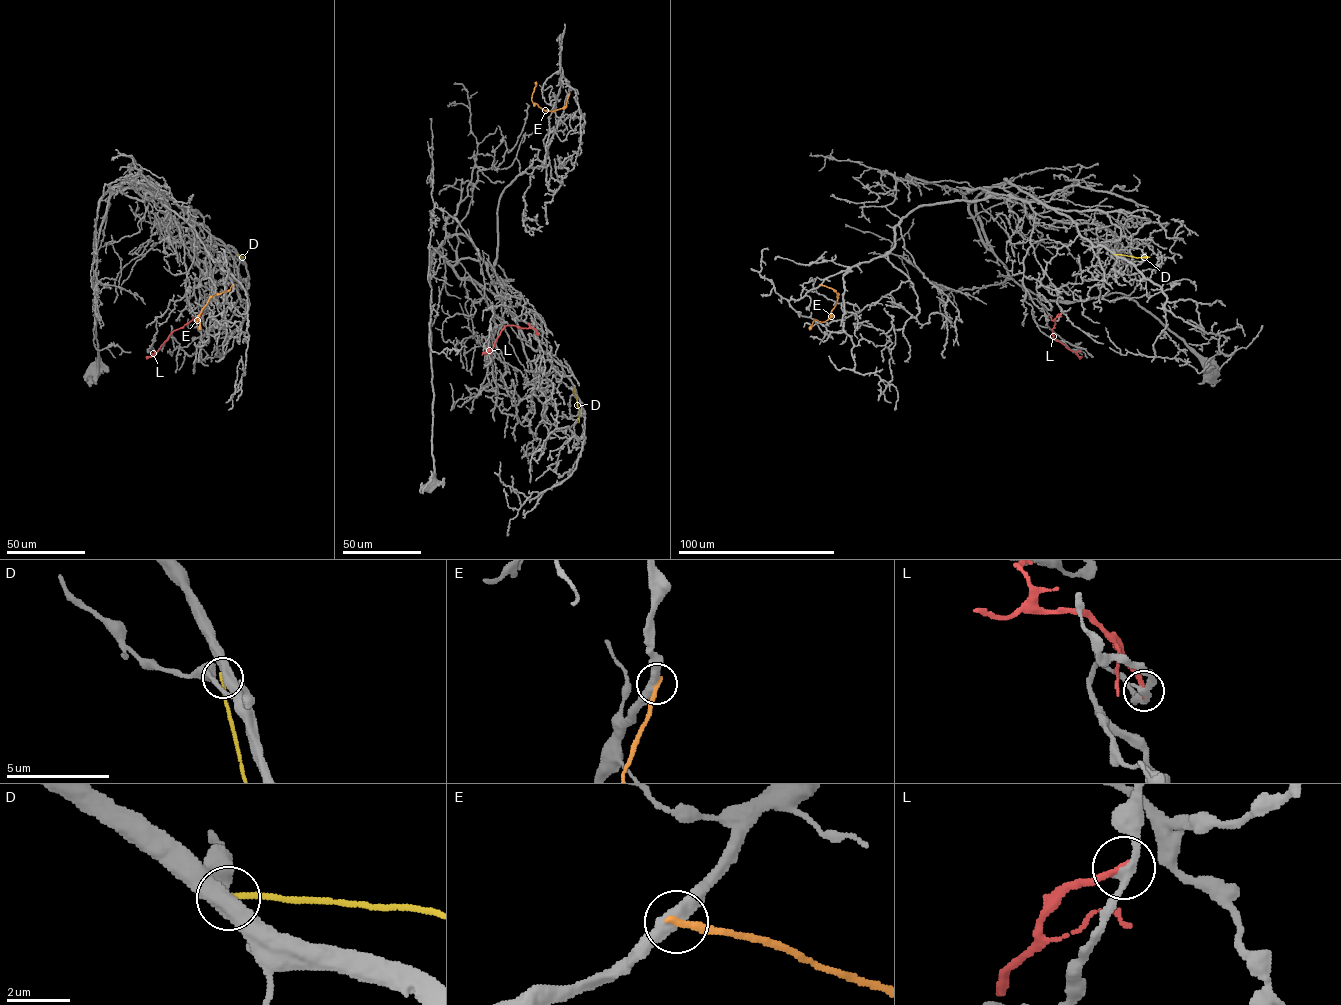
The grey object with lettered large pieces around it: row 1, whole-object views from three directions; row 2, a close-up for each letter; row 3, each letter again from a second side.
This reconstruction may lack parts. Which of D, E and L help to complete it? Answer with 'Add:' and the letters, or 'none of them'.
Add: L

